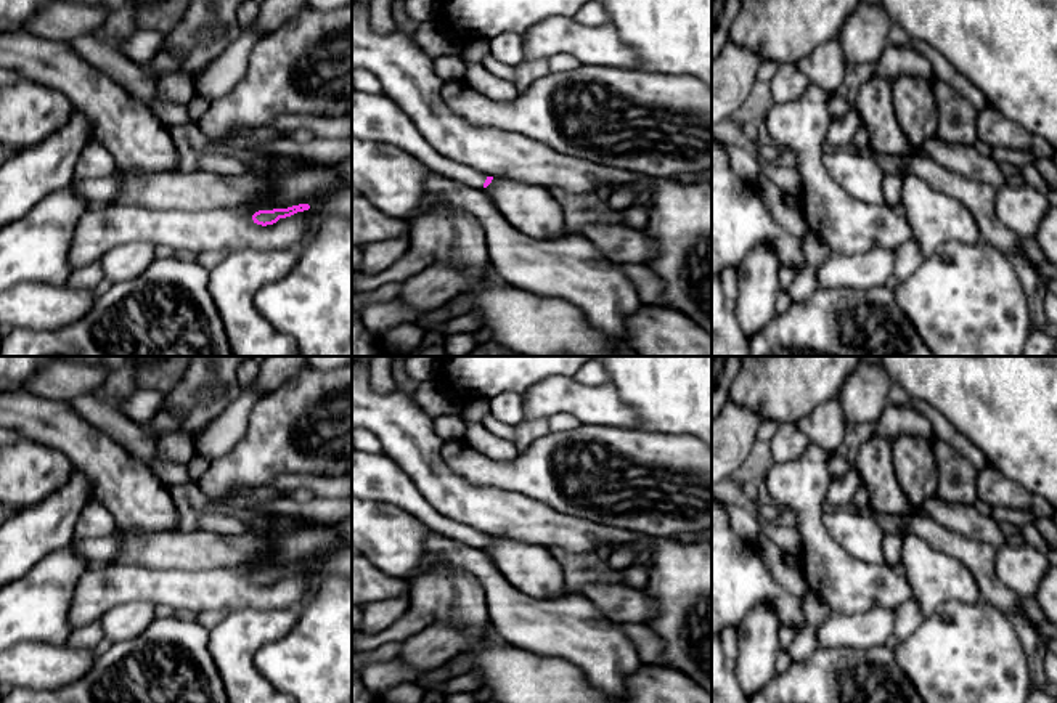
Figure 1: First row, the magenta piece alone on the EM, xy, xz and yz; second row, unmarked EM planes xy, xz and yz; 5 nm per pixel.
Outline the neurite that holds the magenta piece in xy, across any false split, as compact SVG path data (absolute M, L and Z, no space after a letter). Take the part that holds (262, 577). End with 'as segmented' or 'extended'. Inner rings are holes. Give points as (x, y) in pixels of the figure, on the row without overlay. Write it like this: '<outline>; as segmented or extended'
M299 563L288 568L259 570L252 575L252 579L257 584L267 586L276 583L280 578L286 578L308 568L310 568L308 563Z; as segmented

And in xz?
M352 448L352 498L392 504L416 517L427 530L471 547L484 549L493 539L432 509L411 477L384 453L371 454Z; extended

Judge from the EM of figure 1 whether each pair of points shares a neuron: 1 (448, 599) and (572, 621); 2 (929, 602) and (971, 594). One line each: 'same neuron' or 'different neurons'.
1: different neurons
2: same neuron

